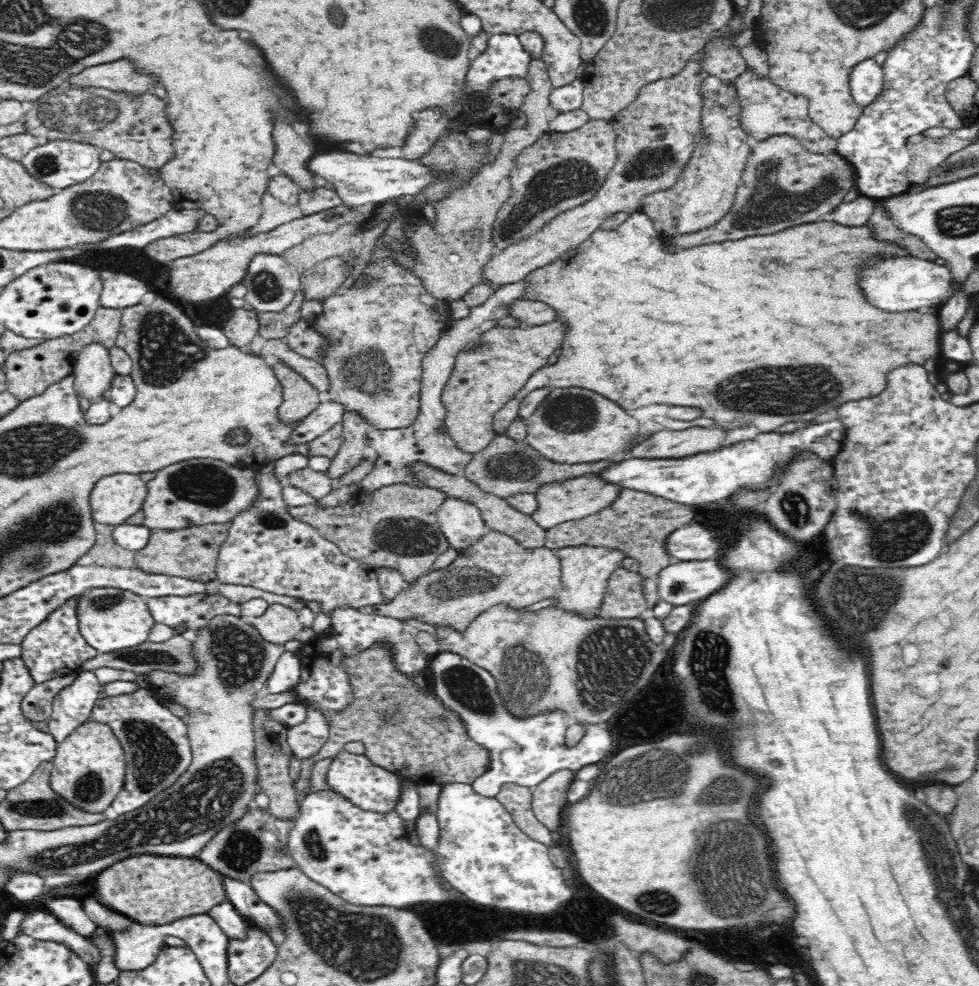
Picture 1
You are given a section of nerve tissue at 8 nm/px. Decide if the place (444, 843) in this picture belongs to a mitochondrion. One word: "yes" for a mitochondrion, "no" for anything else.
no

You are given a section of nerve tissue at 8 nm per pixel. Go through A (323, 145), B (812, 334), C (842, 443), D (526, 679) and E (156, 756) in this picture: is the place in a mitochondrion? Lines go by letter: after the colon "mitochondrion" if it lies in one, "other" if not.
A: other
B: other
C: other
D: mitochondrion
E: mitochondrion

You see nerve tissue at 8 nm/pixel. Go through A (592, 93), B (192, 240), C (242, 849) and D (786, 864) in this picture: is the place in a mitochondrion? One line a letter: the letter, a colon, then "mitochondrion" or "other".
A: other
B: other
C: mitochondrion
D: mitochondrion

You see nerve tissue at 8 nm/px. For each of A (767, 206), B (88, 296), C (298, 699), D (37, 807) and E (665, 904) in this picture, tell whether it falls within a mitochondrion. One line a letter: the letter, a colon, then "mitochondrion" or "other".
A: mitochondrion
B: other
C: other
D: mitochondrion
E: mitochondrion

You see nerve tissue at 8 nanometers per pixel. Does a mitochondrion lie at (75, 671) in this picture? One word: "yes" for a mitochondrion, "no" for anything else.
no

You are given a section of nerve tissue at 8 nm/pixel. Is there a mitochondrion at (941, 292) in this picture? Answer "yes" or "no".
no

